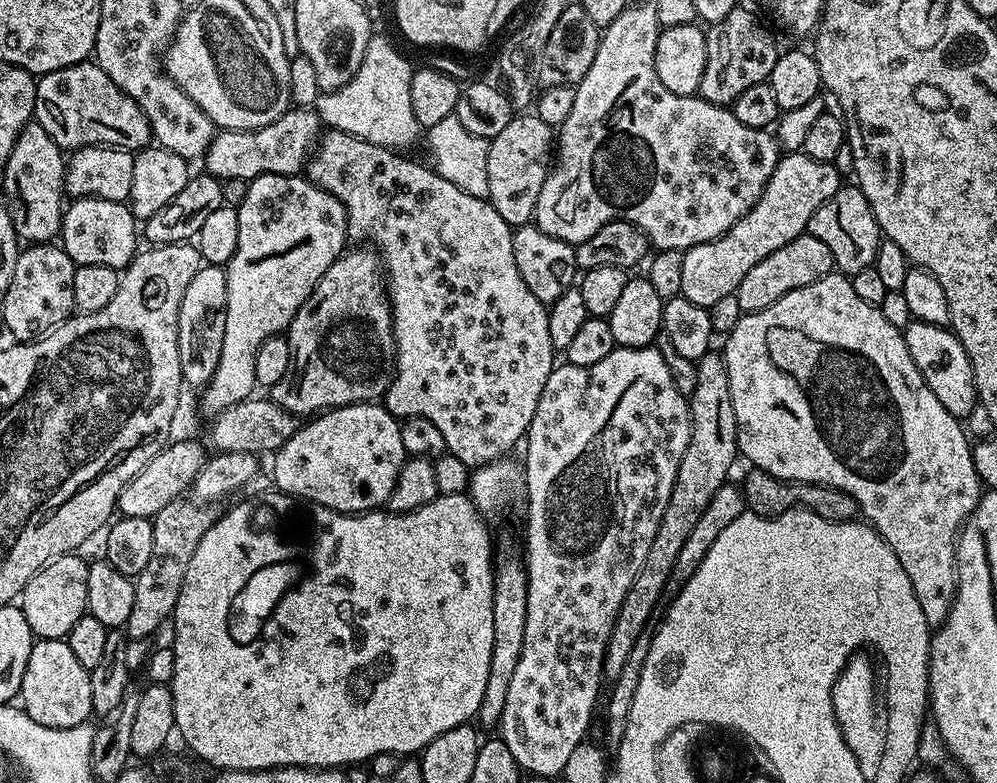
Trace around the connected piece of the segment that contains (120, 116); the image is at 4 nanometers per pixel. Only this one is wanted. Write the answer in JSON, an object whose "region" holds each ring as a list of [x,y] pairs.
{"region":[[[94,62],[66,66],[62,70],[47,72],[44,76],[39,77],[36,82],[36,111],[34,113],[34,120],[35,123],[42,126],[42,130],[46,130],[46,134],[50,134],[50,138],[54,138],[54,142],[62,150],[75,150],[85,148],[86,146],[94,146],[95,144],[109,144],[112,148],[139,150],[149,147],[150,141],[152,140],[152,131],[148,125],[148,119],[144,111],[138,106],[138,102],[134,102],[134,98],[130,98],[121,88],[114,86],[114,82],[110,82],[110,74],[106,74],[106,70],[102,70]]]}

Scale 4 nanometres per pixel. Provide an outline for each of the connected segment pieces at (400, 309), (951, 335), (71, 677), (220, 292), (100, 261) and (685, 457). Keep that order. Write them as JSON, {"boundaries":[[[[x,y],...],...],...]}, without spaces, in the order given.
{"boundaries":[[[[328,130],[321,135],[318,143],[315,145],[314,151],[309,155],[306,161],[306,176],[312,183],[316,184],[322,190],[326,190],[330,194],[334,194],[334,198],[338,198],[338,202],[342,202],[342,206],[346,210],[346,218],[348,219],[349,237],[356,242],[367,242],[371,247],[382,253],[382,264],[386,269],[386,287],[390,297],[392,306],[392,329],[394,330],[394,338],[396,339],[396,370],[392,378],[392,384],[388,387],[388,391],[382,397],[382,403],[393,416],[397,418],[407,418],[410,416],[421,416],[422,418],[430,418],[430,422],[434,422],[434,426],[438,426],[438,431],[442,433],[442,438],[446,438],[446,446],[450,456],[453,456],[460,464],[465,464],[468,470],[475,470],[484,464],[493,464],[494,461],[507,457],[508,452],[516,443],[523,441],[528,434],[530,422],[534,422],[534,410],[538,410],[538,398],[542,398],[542,390],[546,390],[546,378],[550,378],[554,361],[554,349],[550,342],[550,322],[548,321],[548,309],[542,302],[538,302],[538,298],[534,298],[534,294],[530,294],[530,290],[526,286],[526,282],[522,282],[522,274],[518,274],[518,262],[514,262],[514,242],[512,241],[513,225],[507,224],[502,218],[502,214],[498,214],[498,210],[494,210],[494,206],[489,204],[487,200],[482,198],[474,198],[474,194],[466,194],[466,190],[458,190],[458,186],[454,186],[454,182],[446,182],[446,178],[442,178],[436,173],[435,167],[429,166],[427,163],[419,164],[416,160],[411,160],[408,154],[401,154],[399,151],[391,148],[383,148],[374,142],[366,142],[362,138],[354,138],[345,132]]],[[[912,320],[903,329],[903,334],[906,350],[910,350],[910,358],[914,358],[914,366],[918,366],[926,386],[934,390],[934,398],[938,398],[938,402],[942,402],[950,414],[958,418],[968,417],[978,406],[978,393],[972,363],[962,342],[958,342],[956,333],[951,327],[943,328],[930,322]]],[[[37,639],[26,662],[26,674],[22,674],[19,703],[34,722],[51,728],[69,728],[85,723],[93,715],[90,698],[90,670],[74,658],[67,639]]],[[[205,263],[190,278],[186,294],[182,294],[182,306],[178,310],[178,354],[180,374],[185,385],[197,390],[208,387],[210,378],[218,370],[218,358],[222,358],[222,338],[226,334],[226,271],[223,267]]],[[[82,196],[73,199],[65,207],[59,239],[62,241],[64,253],[75,264],[110,266],[123,270],[138,251],[136,236],[138,240],[138,221],[127,203]]],[[[710,350],[701,360],[695,361],[695,366],[696,385],[688,402],[692,419],[690,442],[686,446],[686,454],[682,454],[682,462],[676,465],[674,490],[670,490],[670,502],[666,502],[666,514],[662,514],[662,522],[658,522],[658,534],[654,534],[654,542],[646,553],[646,562],[642,562],[642,570],[638,570],[634,582],[630,582],[630,590],[626,590],[626,598],[622,598],[618,618],[614,618],[614,630],[610,630],[610,642],[606,642],[602,675],[608,682],[614,682],[618,674],[622,674],[622,666],[626,666],[630,650],[634,650],[638,634],[649,627],[648,619],[651,618],[660,595],[665,595],[668,580],[674,570],[674,558],[678,558],[678,550],[682,550],[686,538],[690,538],[694,522],[702,518],[702,510],[706,510],[715,491],[729,479],[728,471],[731,470],[732,463],[738,460],[734,406],[730,402],[730,378],[726,374],[724,357],[719,351]]]]}

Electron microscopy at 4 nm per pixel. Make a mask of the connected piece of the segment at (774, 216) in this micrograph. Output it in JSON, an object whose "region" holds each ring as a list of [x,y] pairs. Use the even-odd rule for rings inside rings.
{"region":[[[803,150],[781,155],[780,161],[774,166],[774,174],[770,174],[758,202],[754,202],[752,209],[742,218],[738,218],[738,222],[734,222],[734,226],[730,226],[726,234],[710,242],[702,242],[684,253],[680,295],[694,302],[694,306],[702,306],[706,309],[714,306],[714,302],[733,295],[738,282],[742,282],[742,278],[746,278],[747,272],[753,266],[758,266],[762,258],[767,258],[770,254],[774,254],[774,250],[786,246],[786,242],[794,242],[794,238],[807,233],[810,218],[814,218],[814,210],[818,210],[818,206],[822,206],[822,202],[826,202],[826,198],[833,196],[841,186],[842,177],[835,163],[818,162],[807,156]]]}

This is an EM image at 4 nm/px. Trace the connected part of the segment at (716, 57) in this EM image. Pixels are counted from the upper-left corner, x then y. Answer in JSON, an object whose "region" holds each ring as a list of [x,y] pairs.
{"region":[[[737,6],[730,10],[724,18],[718,23],[711,25],[706,32],[706,70],[702,70],[702,82],[698,95],[706,102],[718,104],[721,106],[731,106],[749,86],[758,86],[765,83],[771,77],[776,58],[778,47],[776,40],[768,33],[768,28],[752,12],[747,12],[743,6]]]}

